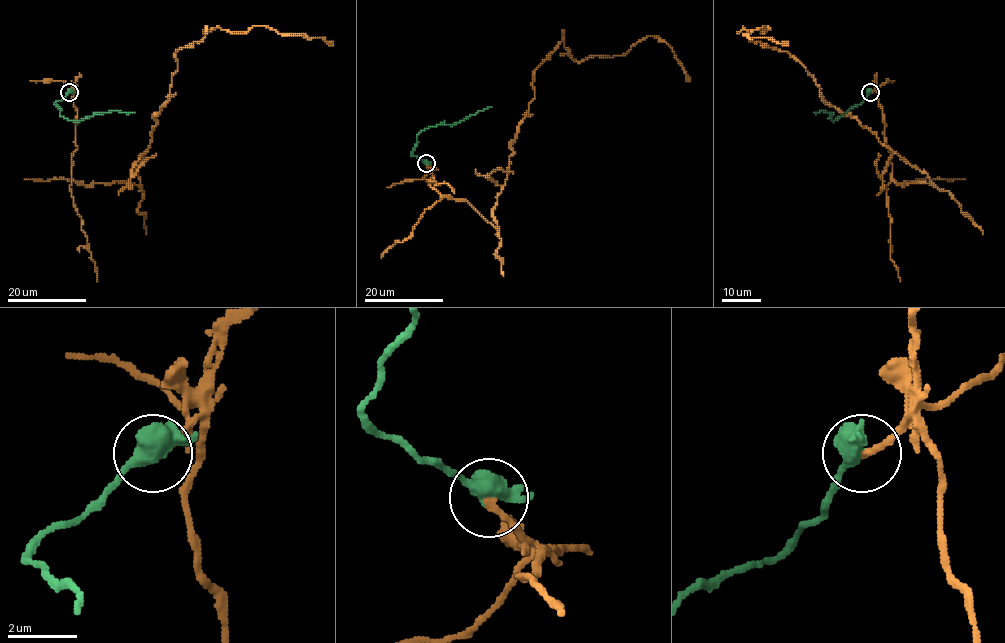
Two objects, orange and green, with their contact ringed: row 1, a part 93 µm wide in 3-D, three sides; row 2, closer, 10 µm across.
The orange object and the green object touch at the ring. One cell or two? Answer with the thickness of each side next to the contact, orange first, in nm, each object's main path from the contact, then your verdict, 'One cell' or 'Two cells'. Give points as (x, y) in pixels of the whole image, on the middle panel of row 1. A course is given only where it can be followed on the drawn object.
Thickness 180 nm (orange) against 500 nm. Course of orange: (426, 163), (429, 185), (497, 227), (533, 72), (561, 41), (578, 62), (658, 36), (689, 82). Course of green: (426, 163), (412, 154), (420, 132), (434, 126), (458, 123), (491, 106). Two cells

